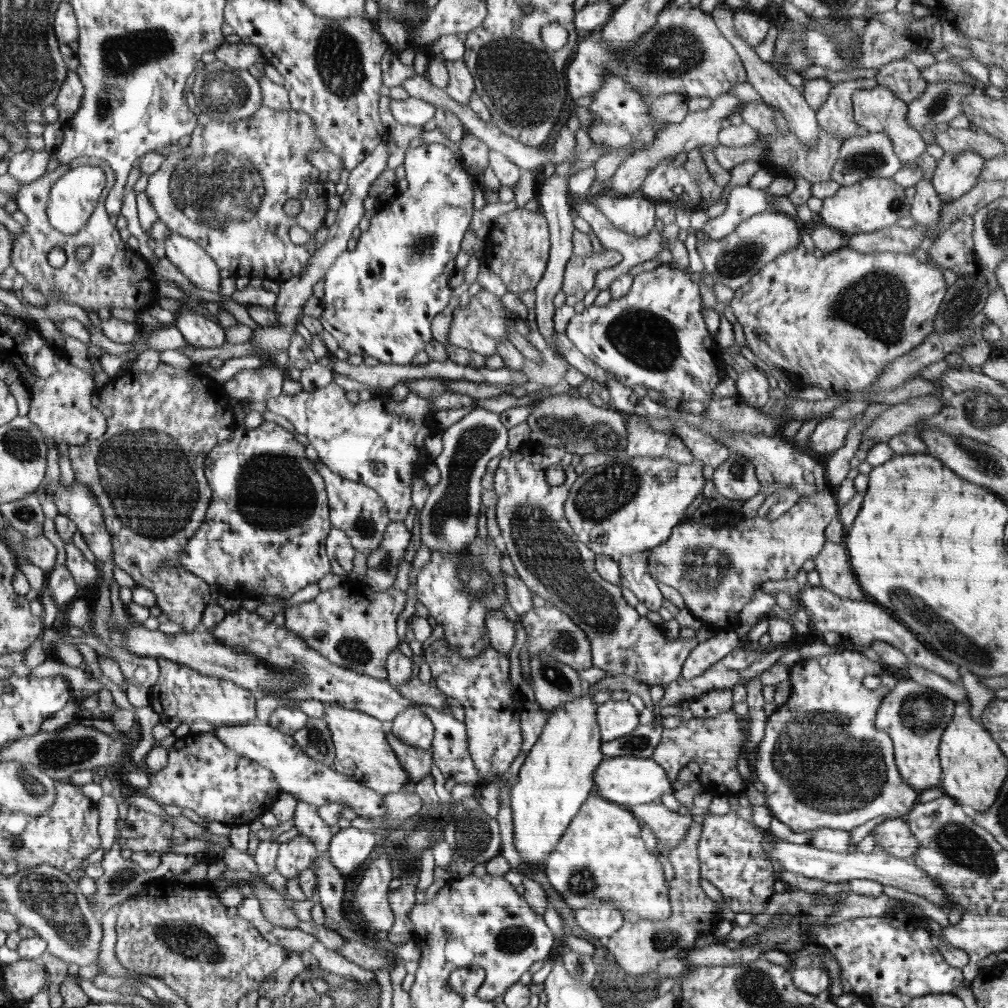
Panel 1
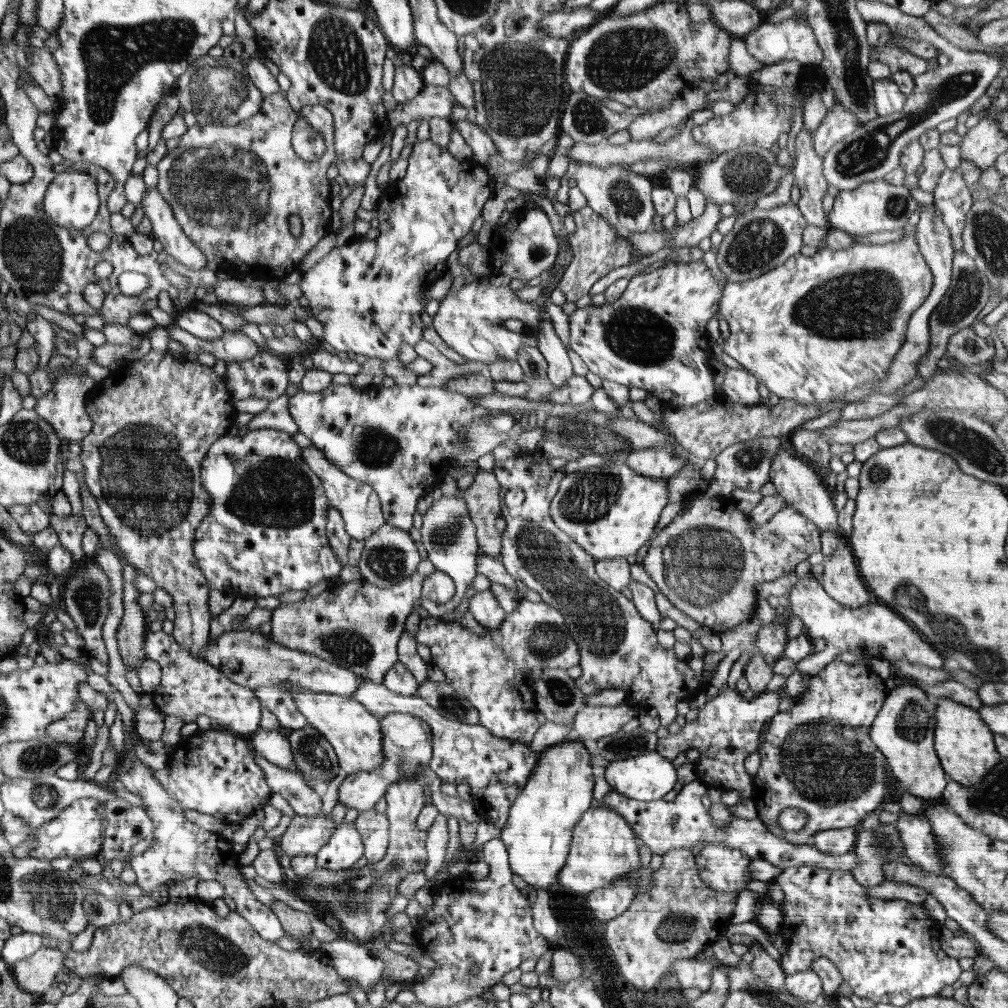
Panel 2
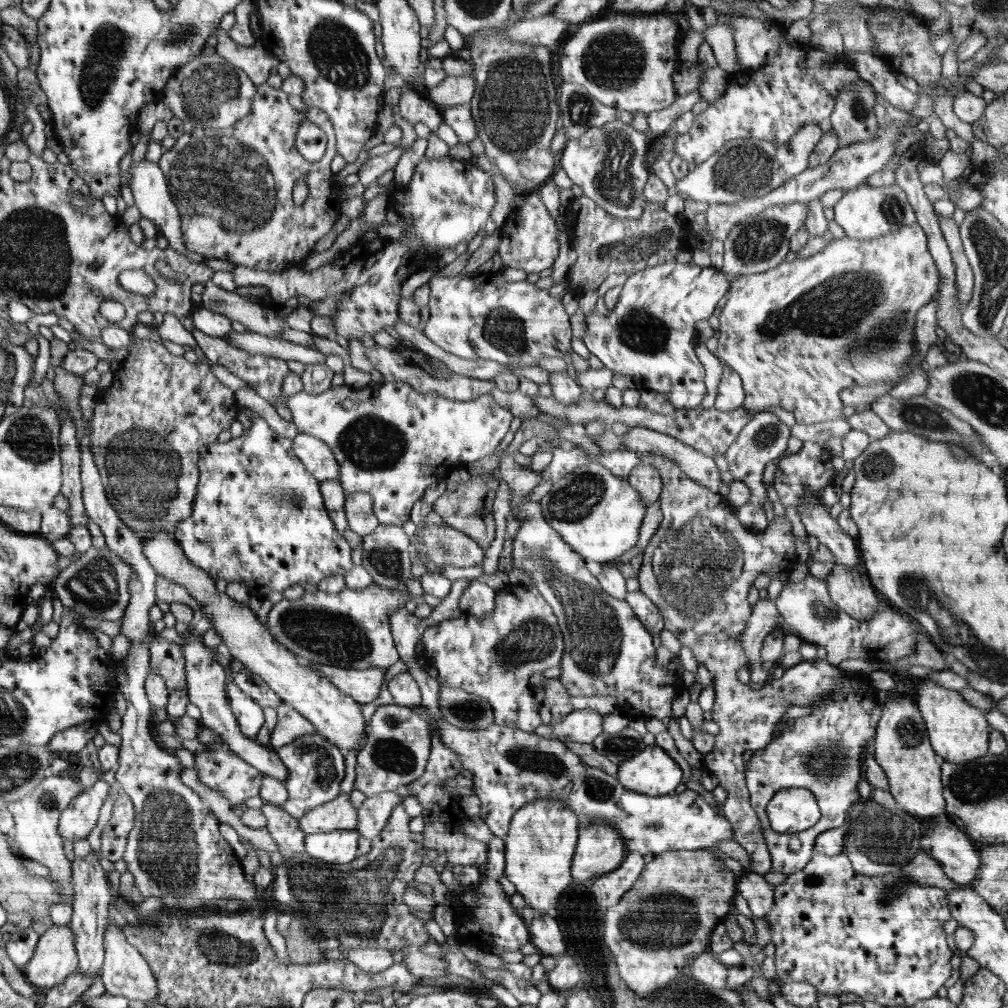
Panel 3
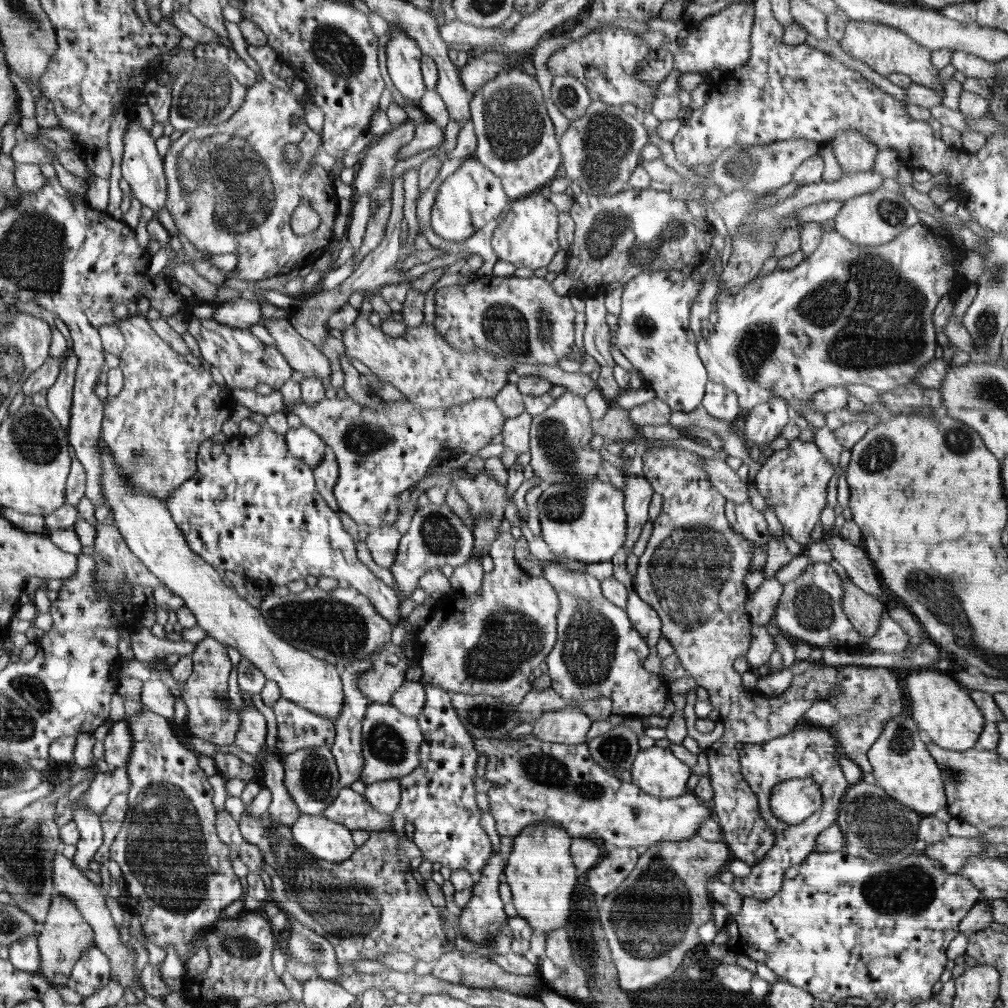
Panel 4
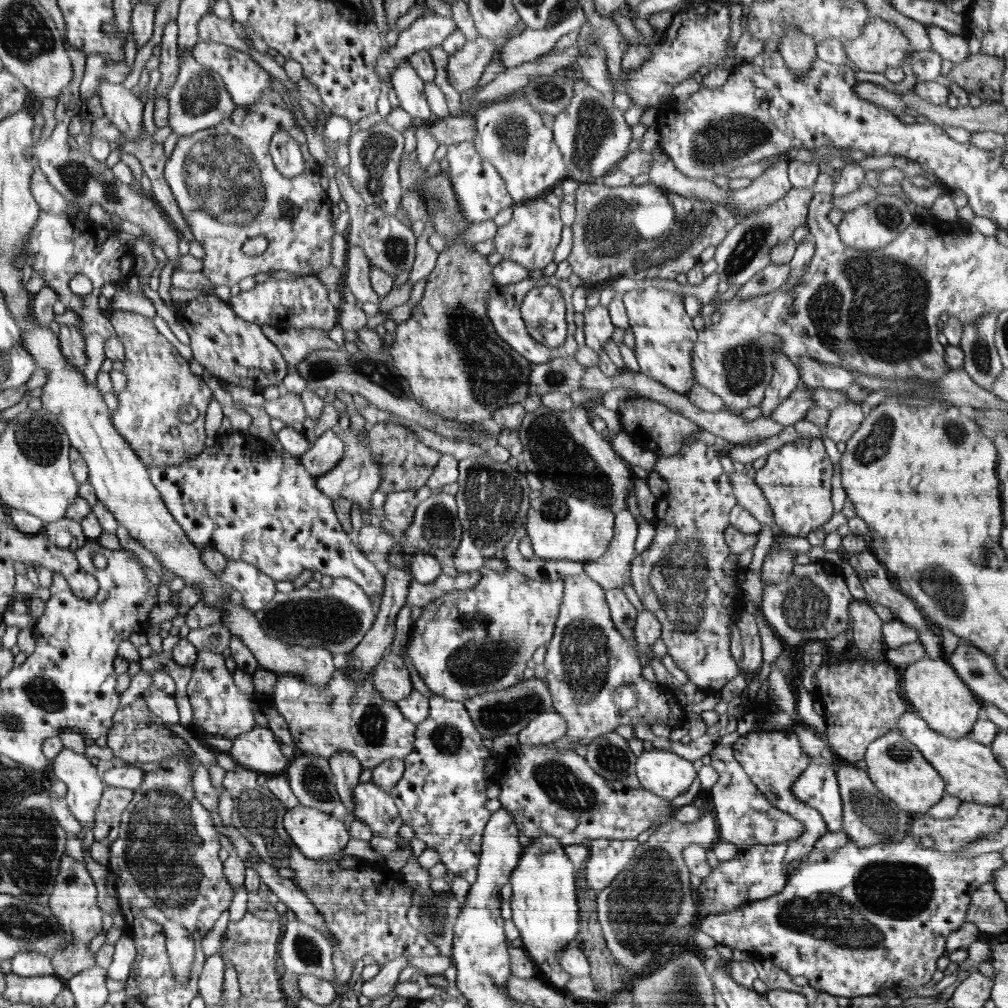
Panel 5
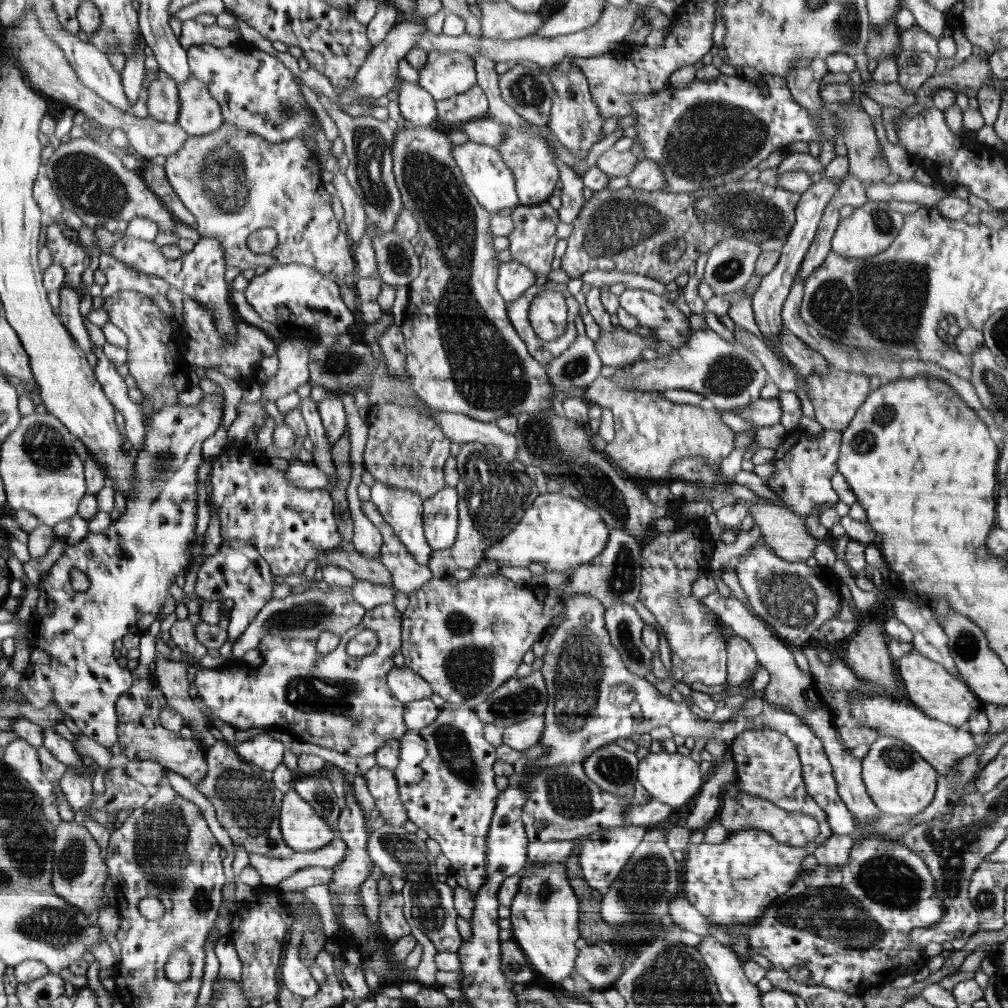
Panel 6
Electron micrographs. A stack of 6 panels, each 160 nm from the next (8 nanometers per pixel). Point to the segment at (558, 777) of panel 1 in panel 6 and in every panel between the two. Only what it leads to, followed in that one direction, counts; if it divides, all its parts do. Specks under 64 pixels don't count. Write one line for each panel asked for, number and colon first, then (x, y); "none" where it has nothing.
2: (538, 834)
3: (539, 848)
4: (541, 875)
5: (544, 906)
6: (545, 912)

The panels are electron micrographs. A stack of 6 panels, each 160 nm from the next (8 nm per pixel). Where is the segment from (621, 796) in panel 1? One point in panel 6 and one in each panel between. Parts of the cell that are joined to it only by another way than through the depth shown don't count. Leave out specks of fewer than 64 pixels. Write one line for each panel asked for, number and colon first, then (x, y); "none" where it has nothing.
2: (648, 777)
3: (652, 772)
4: (656, 771)
5: (667, 775)
6: (674, 778)

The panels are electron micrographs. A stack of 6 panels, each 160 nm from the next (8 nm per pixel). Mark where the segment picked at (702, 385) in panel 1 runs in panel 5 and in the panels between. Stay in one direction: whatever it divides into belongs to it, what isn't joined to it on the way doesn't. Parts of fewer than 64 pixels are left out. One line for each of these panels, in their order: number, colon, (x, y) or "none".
2: (653, 336)
3: (650, 335)
4: (653, 333)
5: (664, 334)

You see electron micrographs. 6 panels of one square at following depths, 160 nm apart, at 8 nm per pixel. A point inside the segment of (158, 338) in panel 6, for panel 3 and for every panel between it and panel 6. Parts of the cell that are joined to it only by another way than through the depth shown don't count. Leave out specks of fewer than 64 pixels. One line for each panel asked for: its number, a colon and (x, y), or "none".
3: (147, 429)
4: (153, 427)
5: (159, 382)

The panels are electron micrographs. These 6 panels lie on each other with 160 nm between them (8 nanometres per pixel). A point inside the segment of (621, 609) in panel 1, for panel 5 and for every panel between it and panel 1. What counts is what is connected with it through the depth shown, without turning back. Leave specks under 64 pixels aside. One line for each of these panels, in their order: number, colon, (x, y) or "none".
2: (618, 648)
3: (608, 652)
4: (598, 653)
5: (595, 679)

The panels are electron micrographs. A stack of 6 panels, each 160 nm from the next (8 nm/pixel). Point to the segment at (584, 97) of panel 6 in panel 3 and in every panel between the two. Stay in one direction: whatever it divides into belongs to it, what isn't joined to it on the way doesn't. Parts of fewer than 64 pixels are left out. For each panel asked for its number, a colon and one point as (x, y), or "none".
3: (608, 163)
4: (600, 150)
5: (591, 133)

